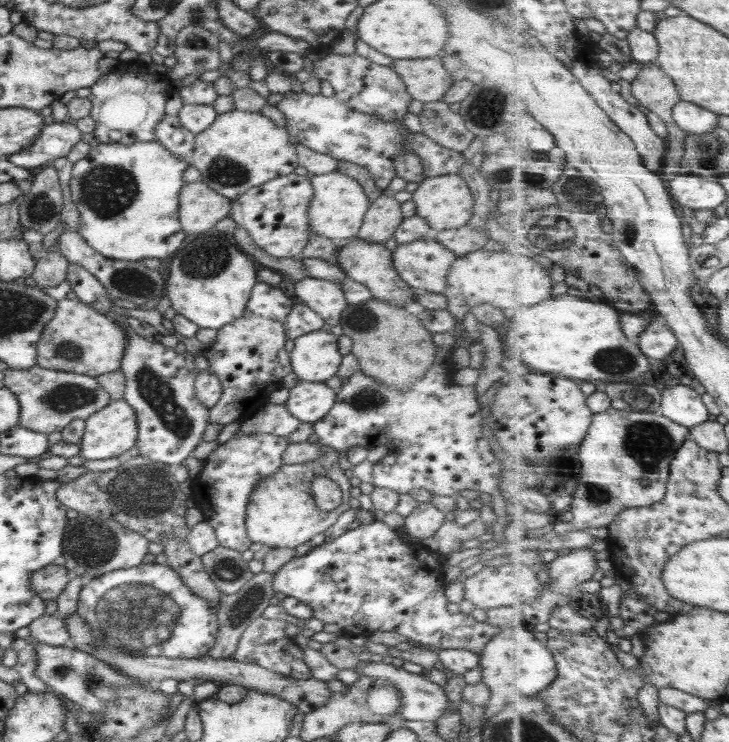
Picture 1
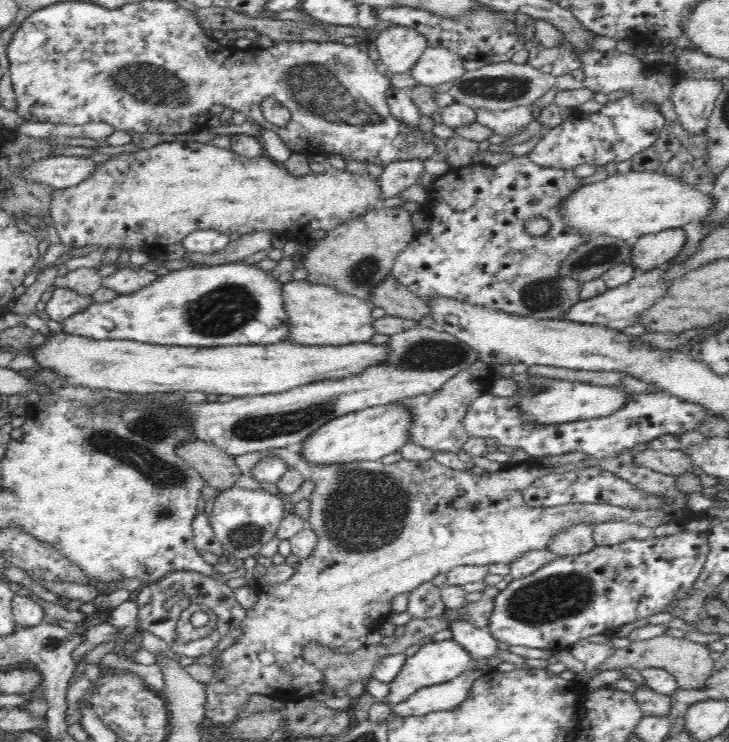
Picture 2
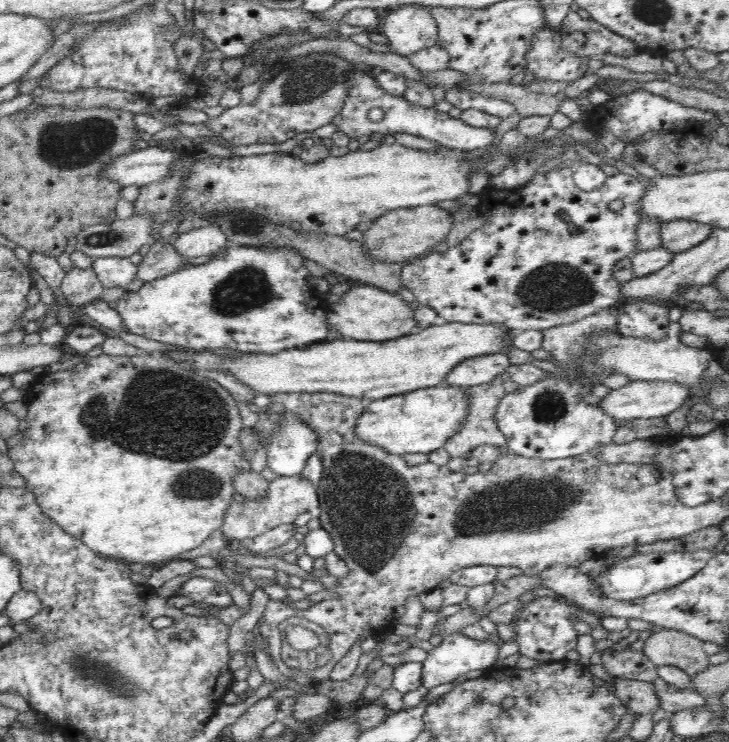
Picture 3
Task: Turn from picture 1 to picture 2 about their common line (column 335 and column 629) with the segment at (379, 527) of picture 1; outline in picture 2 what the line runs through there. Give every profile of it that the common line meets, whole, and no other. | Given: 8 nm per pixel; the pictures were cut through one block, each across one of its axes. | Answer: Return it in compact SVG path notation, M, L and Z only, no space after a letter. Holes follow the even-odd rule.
M683 530L674 535L654 535L644 540L628 538L620 544L595 546L590 552L574 556L558 555L555 560L540 566L540 570L512 580L494 596L494 610L488 618L488 629L497 641L506 642L508 646L543 648L552 652L569 650L572 644L593 634L613 636L614 628L665 612L674 601L685 599L702 572L708 552L710 545L706 532Z

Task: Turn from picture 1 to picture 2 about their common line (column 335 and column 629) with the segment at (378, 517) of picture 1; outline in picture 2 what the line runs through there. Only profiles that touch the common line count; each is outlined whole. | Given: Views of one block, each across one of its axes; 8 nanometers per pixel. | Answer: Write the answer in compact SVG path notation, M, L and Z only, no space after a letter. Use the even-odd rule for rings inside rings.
M606 520L593 528L593 539L596 546L614 546L628 538L644 540L654 536L654 528L648 528L625 520Z

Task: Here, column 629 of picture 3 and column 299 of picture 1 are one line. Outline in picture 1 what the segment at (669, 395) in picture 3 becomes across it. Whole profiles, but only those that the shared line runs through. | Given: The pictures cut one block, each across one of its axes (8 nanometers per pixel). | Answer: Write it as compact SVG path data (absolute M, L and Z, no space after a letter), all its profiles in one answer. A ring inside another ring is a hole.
M300 381L289 390L286 408L301 422L316 422L334 406L336 393L325 383Z

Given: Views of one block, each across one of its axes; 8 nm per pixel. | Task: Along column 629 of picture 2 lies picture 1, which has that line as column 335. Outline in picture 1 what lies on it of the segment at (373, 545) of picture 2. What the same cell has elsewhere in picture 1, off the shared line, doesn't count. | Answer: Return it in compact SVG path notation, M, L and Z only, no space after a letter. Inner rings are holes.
M322 445L318 459L300 464L282 465L276 473L262 477L254 486L246 509L246 530L252 542L260 542L266 548L282 547L295 549L308 542L317 534L330 528L343 512L350 508L349 478L338 465L340 452L335 448ZM317 475L324 475L338 484L342 492L342 502L338 508L322 511L314 501L311 483Z

